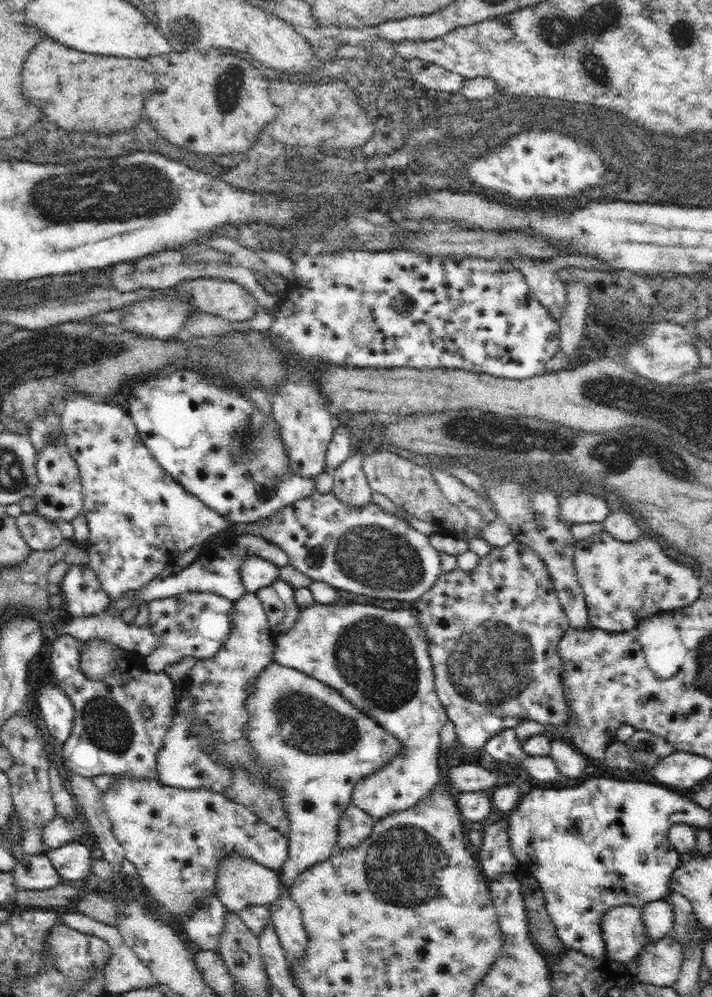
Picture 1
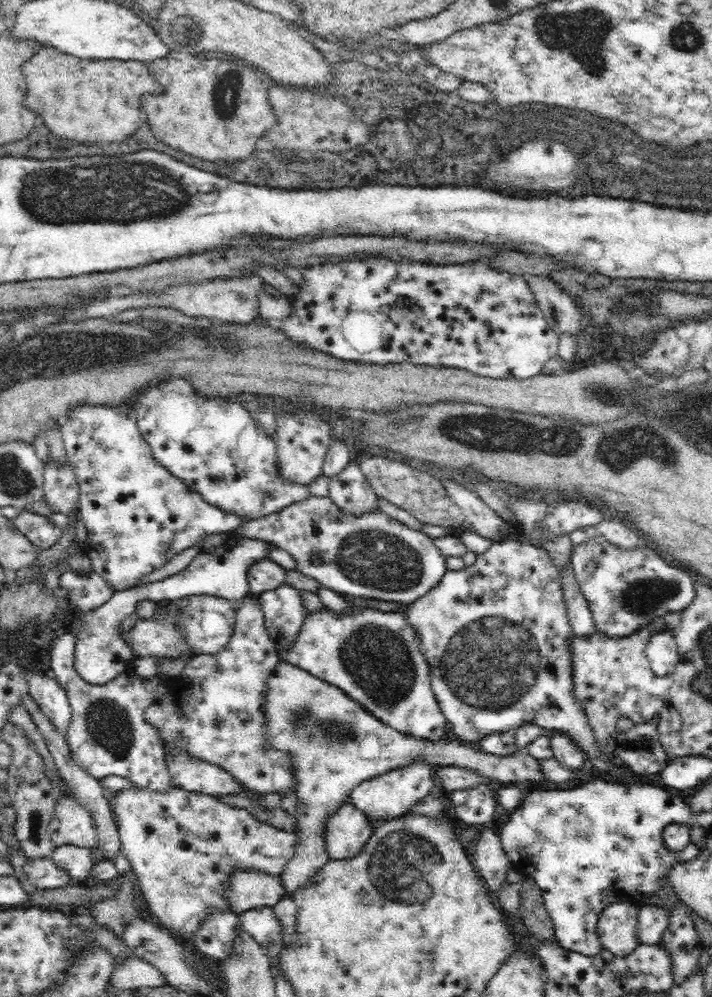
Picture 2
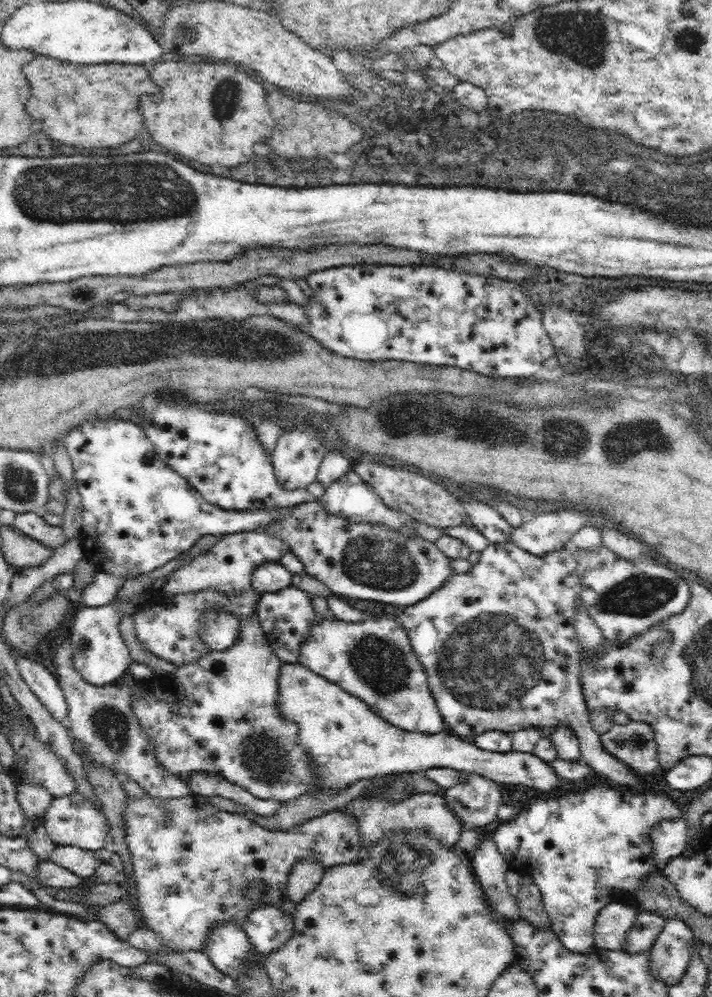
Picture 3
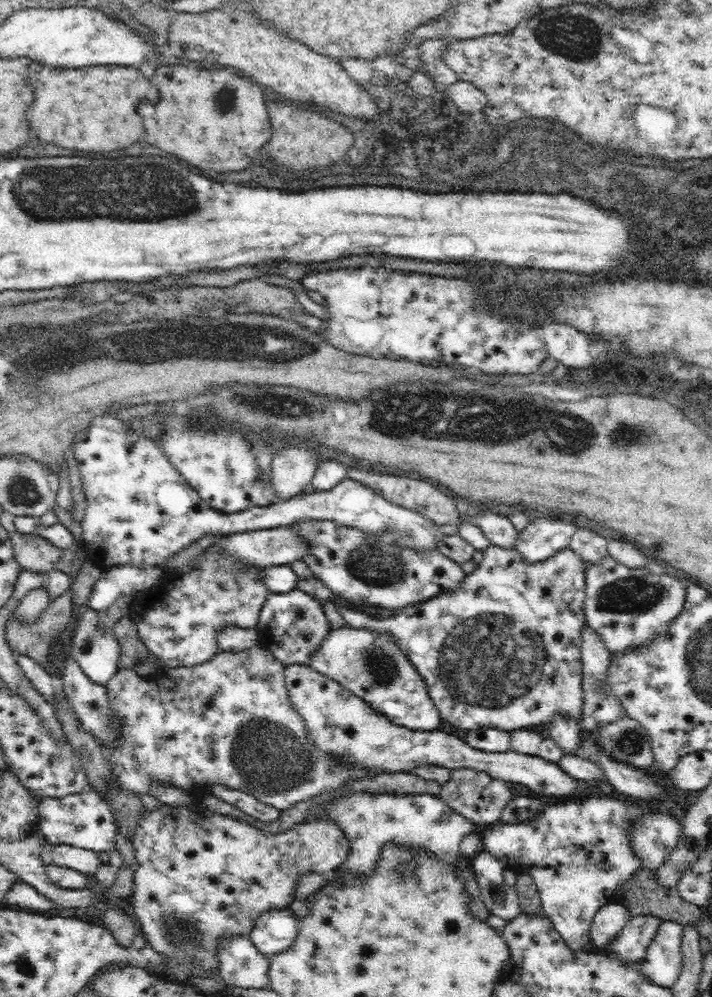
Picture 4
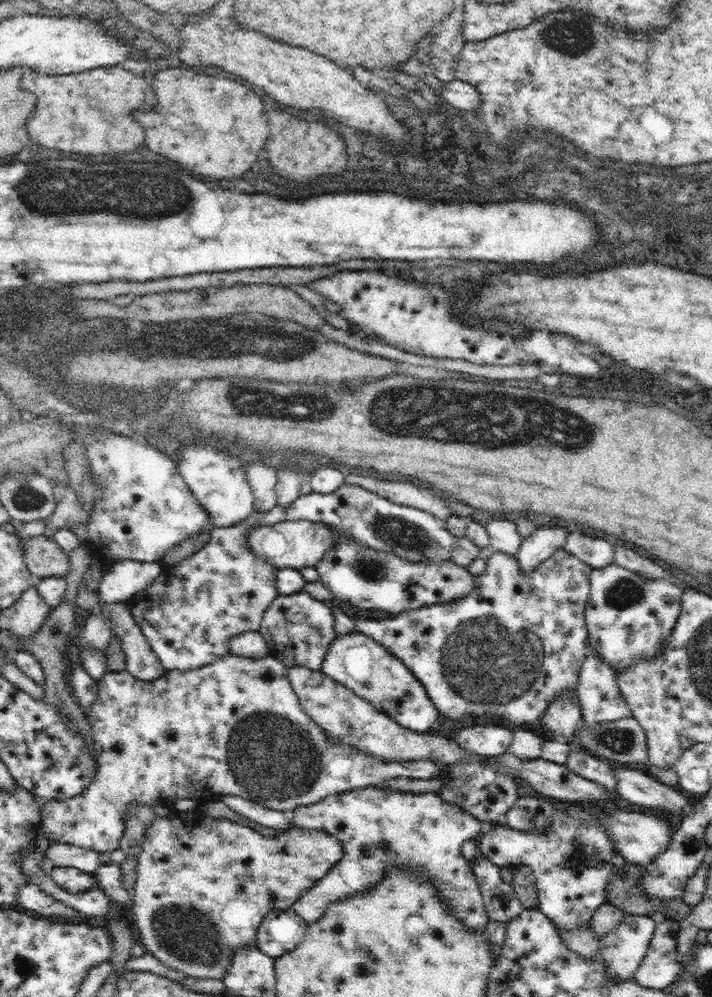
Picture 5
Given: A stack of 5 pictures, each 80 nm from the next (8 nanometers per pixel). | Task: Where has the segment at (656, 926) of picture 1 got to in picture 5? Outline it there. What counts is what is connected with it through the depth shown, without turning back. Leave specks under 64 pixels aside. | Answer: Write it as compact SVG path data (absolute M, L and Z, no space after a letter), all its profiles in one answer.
M624 913L622 921L604 934L598 955L610 979L623 981L635 975L651 944L656 922L653 916Z

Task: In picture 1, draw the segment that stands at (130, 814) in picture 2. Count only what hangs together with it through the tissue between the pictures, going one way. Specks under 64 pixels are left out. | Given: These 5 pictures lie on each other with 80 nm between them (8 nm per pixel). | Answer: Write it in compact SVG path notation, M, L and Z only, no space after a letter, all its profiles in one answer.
M120 775L116 776L117 779L113 786L107 791L102 792L102 803L104 803L104 813L112 825L112 833L114 837L118 839L118 843L125 851L125 858L128 859L136 867L138 875L142 879L142 885L149 891L150 895L158 901L159 906L163 908L164 912L167 912L171 918L176 922L185 921L187 916L195 909L195 906L208 895L215 894L216 878L218 878L218 866L220 866L219 860L228 854L244 855L254 861L258 862L260 866L266 866L266 868L280 872L283 868L284 862L286 862L289 854L289 839L286 839L280 831L274 829L268 825L264 820L261 820L257 815L254 815L250 810L247 810L242 804L234 802L234 800L226 797L225 793L216 792L208 789L182 789L171 786L166 786L156 779L138 778L132 775Z

